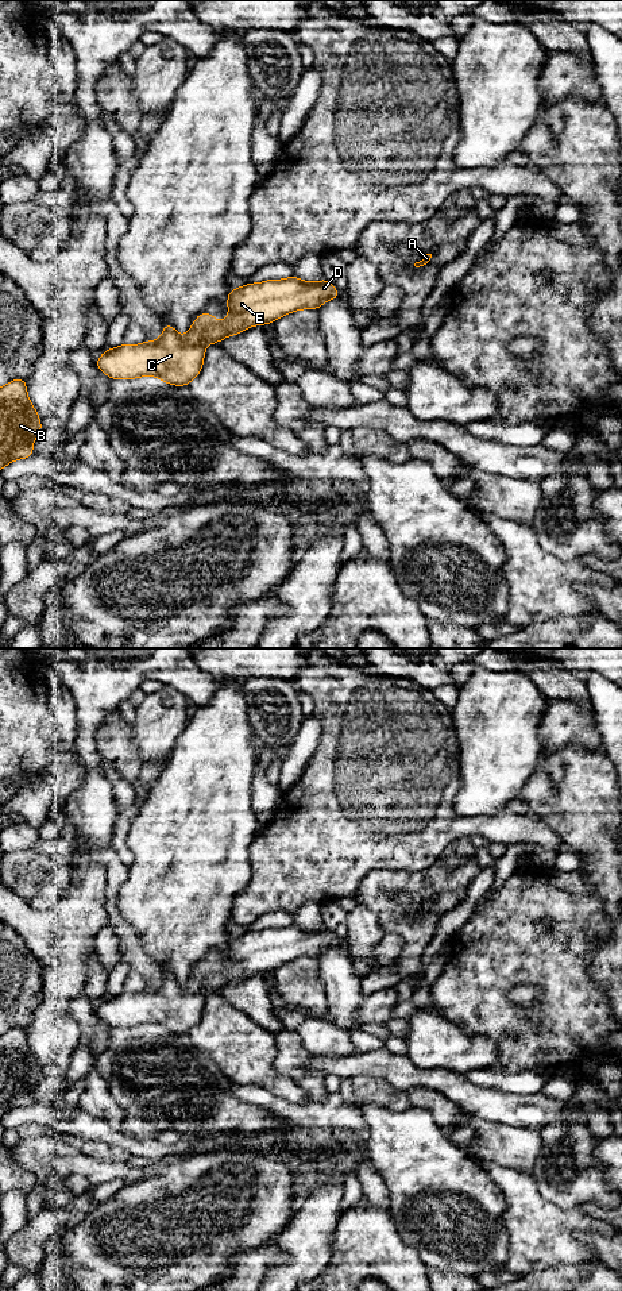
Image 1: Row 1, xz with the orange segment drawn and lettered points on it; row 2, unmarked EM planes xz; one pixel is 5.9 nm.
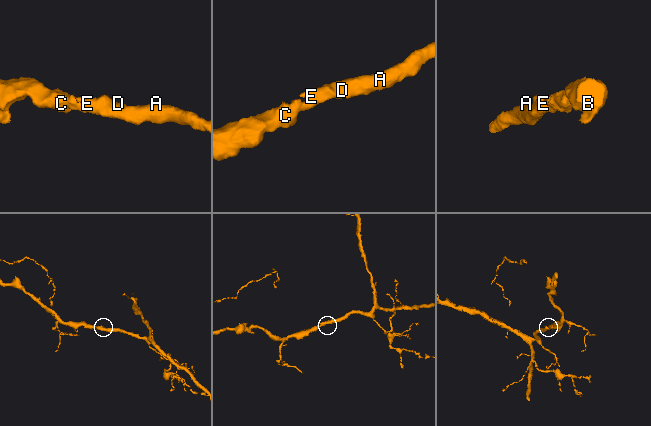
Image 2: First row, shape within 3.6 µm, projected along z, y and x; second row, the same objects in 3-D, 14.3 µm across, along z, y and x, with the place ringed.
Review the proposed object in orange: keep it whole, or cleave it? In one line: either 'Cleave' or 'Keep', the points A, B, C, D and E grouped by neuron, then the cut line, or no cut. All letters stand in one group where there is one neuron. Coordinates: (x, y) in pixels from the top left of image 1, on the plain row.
Keep. Groups: A B C D E. No split

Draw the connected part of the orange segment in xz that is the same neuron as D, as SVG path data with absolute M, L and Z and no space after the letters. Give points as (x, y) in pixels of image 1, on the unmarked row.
M291 924L286 928L247 932L242 936L231 937L227 945L229 964L223 970L216 971L213 961L202 960L196 966L185 986L170 971L166 971L163 972L163 982L158 989L146 989L135 994L123 991L119 995L104 999L94 1013L111 1028L135 1028L154 1024L162 1030L188 1034L201 1021L206 993L220 991L225 984L239 983L252 974L274 971L281 964L298 957L318 957L331 947L340 948L340 943L325 925L320 930L305 930Z

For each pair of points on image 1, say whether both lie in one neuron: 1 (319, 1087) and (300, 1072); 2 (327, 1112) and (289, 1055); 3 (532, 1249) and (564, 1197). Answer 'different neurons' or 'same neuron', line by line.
1: same neuron
2: different neurons
3: different neurons

